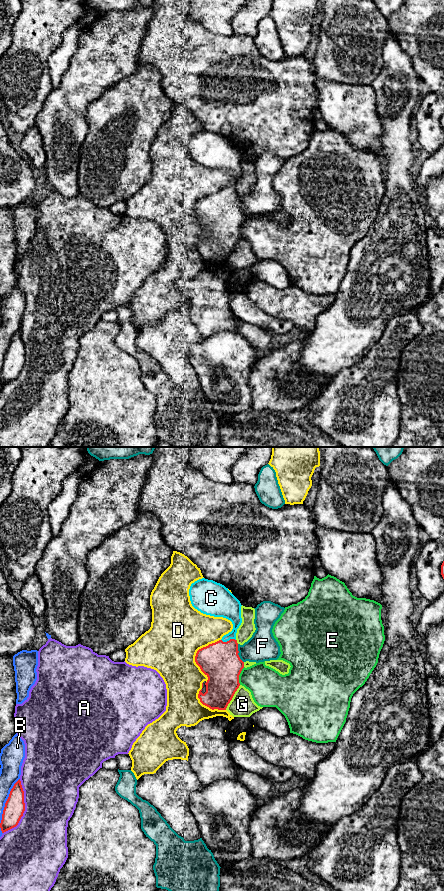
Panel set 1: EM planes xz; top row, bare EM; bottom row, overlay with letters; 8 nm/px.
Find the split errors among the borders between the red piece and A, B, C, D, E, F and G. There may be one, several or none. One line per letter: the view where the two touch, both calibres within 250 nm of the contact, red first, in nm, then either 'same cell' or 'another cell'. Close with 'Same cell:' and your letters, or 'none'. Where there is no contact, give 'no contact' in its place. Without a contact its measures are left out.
A: xz | 160/440 nm | another cell
B: xz | 160/170 nm | another cell
C: xz | 300/160 nm | same cell
D: xz | 300/440 nm | another cell
E: xz | 300/280 nm | another cell
F: xz | 300/240 nm | another cell
G: xz | 280/190 nm | another cell
Same cell: C

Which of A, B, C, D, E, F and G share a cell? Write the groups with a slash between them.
A / B / C / D / E / F / G

